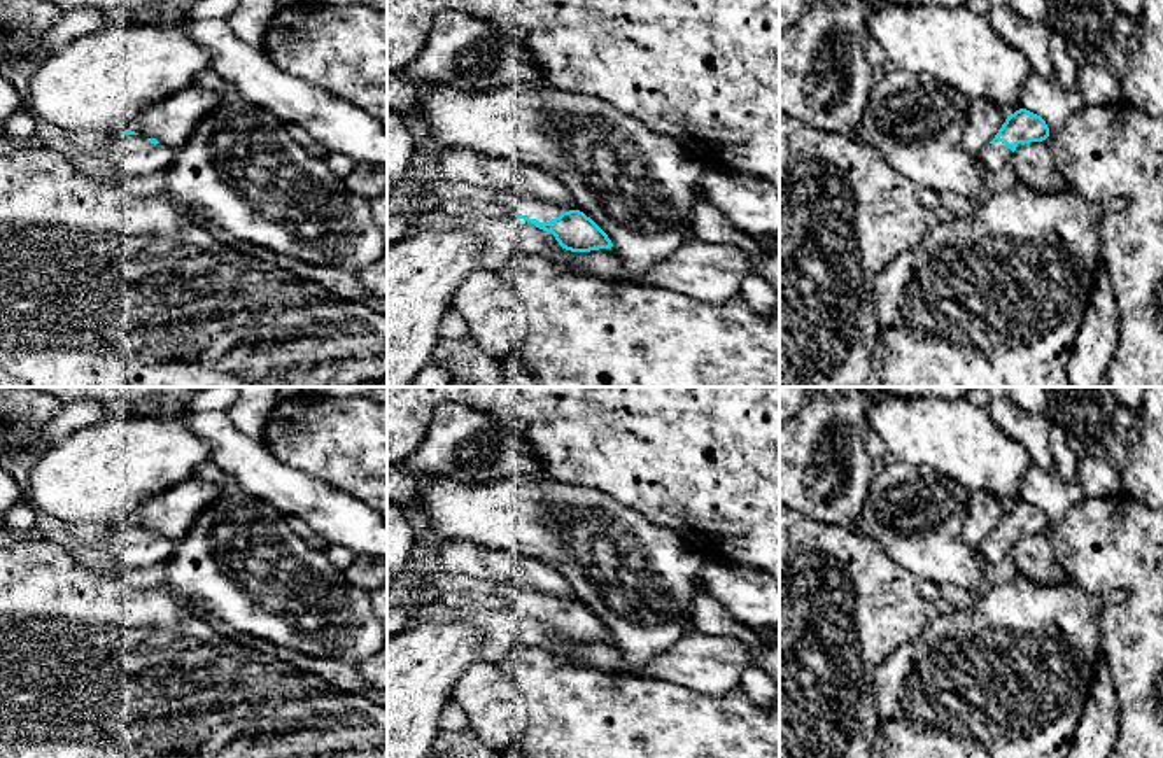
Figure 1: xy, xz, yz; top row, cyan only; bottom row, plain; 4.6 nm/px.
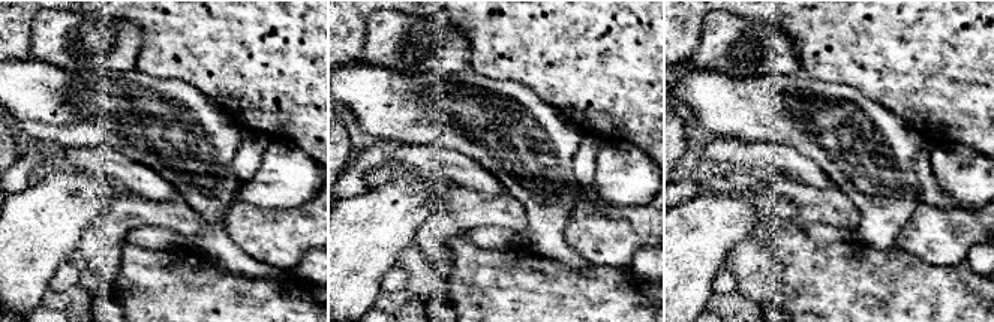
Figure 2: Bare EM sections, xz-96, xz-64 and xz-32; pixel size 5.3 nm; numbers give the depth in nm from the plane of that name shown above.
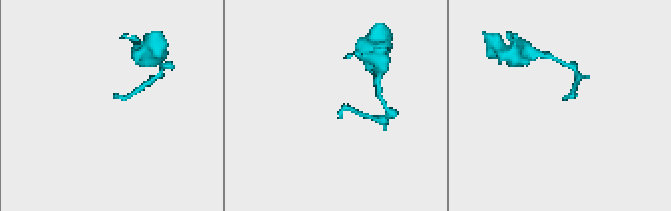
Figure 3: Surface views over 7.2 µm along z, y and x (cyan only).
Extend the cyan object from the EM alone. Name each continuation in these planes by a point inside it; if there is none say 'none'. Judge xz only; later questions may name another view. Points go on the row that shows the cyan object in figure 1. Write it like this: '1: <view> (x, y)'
1: xz (514, 200)

